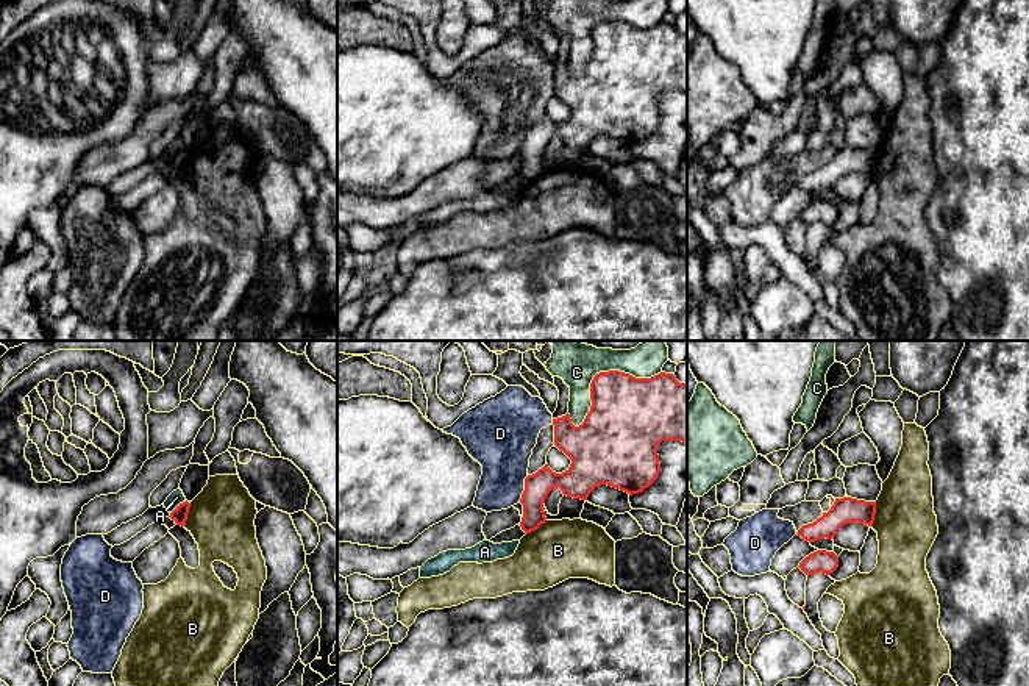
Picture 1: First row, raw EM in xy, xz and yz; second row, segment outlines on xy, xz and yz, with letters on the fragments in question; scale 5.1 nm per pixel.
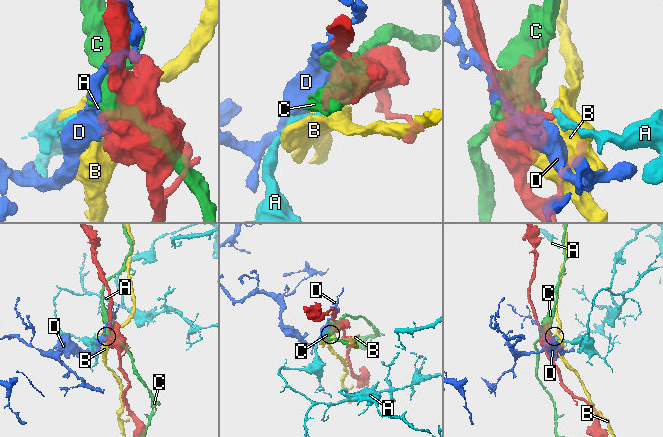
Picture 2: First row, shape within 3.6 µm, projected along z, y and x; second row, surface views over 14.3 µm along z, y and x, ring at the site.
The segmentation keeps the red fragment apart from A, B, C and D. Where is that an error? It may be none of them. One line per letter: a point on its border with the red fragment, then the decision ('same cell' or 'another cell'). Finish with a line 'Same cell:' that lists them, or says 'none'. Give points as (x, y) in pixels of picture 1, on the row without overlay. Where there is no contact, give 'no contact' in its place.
A: meets red in xy at (178, 155); another cell
B: meets red in yz at (873, 164); another cell
C: meets red in xz at (600, 22); another cell
D: meets red in xz at (525, 138); another cell
Same cell: none

